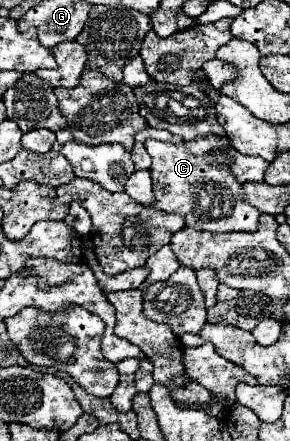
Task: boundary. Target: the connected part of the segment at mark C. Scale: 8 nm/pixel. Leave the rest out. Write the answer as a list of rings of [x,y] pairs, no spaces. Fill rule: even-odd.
[[[206,135],[192,143],[162,143],[148,139],[146,141],[148,155],[152,157],[152,183],[154,183],[154,207],[176,213],[184,219],[186,227],[198,231],[212,231],[212,233],[226,233],[246,229],[254,233],[258,229],[258,217],[262,215],[260,209],[248,205],[242,185],[236,183],[234,175],[228,171],[226,165],[210,165],[204,161],[204,155],[214,149],[230,147],[228,137]]]

